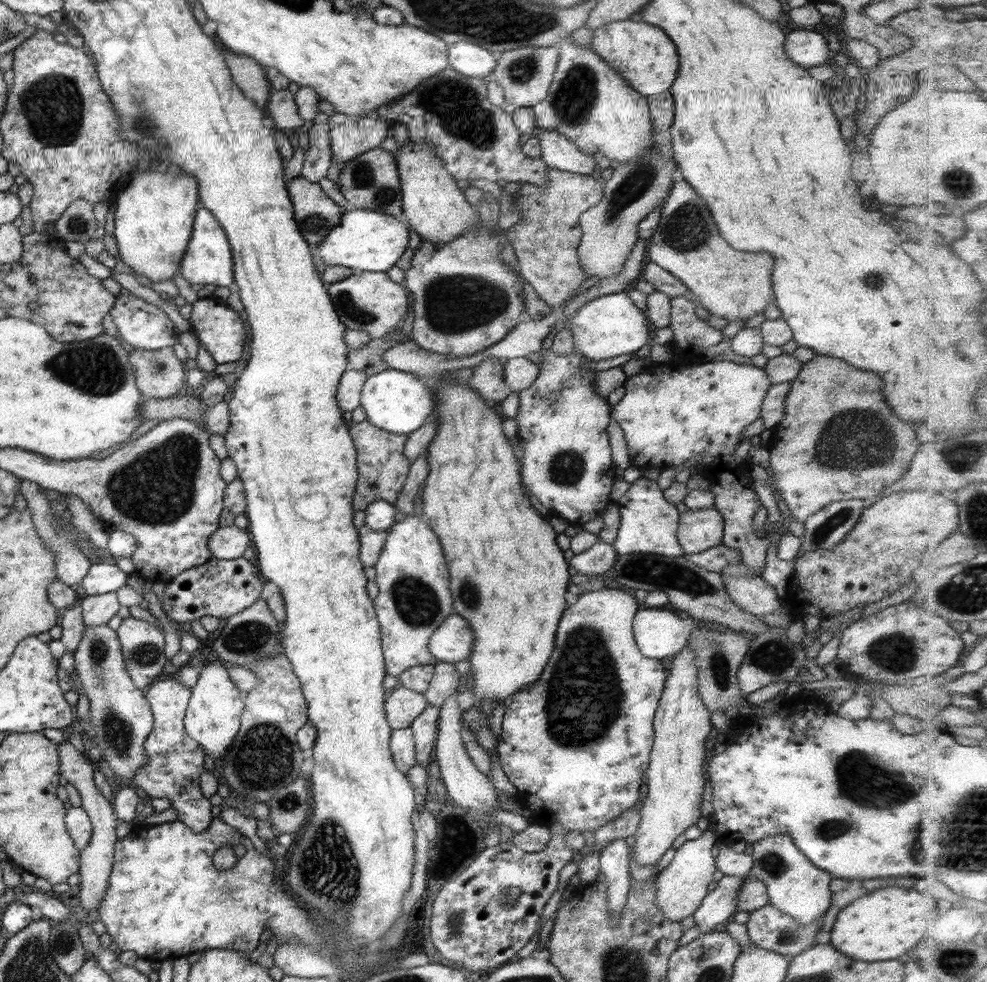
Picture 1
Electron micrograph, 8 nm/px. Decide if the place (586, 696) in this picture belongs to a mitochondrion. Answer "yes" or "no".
yes

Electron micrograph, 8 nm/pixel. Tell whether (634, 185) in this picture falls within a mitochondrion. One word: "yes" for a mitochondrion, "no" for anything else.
yes

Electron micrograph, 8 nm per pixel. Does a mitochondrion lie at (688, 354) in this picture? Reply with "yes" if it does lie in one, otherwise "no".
no

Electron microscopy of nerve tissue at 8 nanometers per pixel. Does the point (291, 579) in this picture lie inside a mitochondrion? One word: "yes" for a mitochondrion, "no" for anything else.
no

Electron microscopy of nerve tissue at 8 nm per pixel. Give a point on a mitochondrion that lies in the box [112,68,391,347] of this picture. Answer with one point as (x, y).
(358, 314)

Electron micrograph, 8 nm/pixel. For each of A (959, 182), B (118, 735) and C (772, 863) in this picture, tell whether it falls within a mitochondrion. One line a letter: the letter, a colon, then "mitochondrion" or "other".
A: mitochondrion
B: mitochondrion
C: mitochondrion

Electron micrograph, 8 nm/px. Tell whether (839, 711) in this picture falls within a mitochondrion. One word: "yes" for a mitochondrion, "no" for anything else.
no

